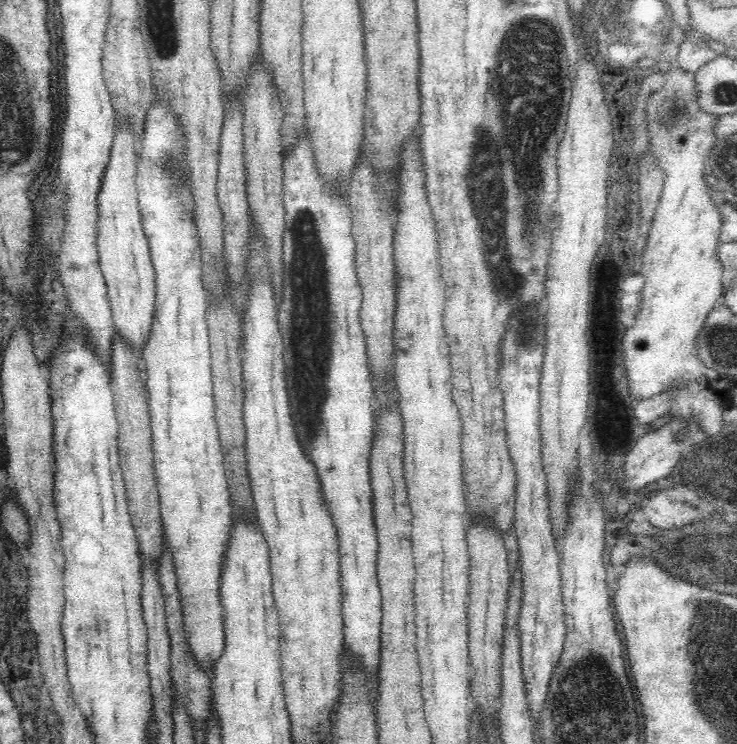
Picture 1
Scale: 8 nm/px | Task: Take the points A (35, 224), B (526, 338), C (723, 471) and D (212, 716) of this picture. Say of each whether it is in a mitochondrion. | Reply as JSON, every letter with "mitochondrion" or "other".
{"A":"other","B":"mitochondrion","C":"mitochondrion","D":"other"}

